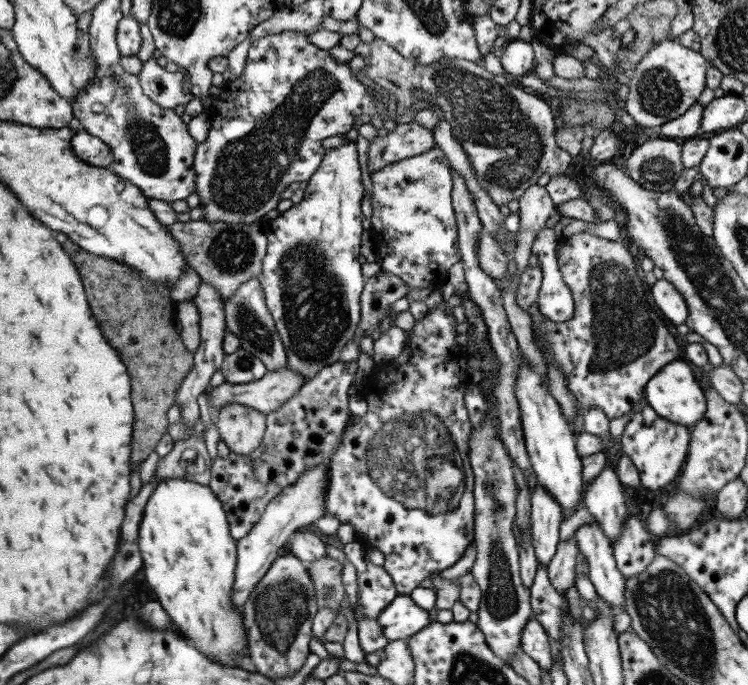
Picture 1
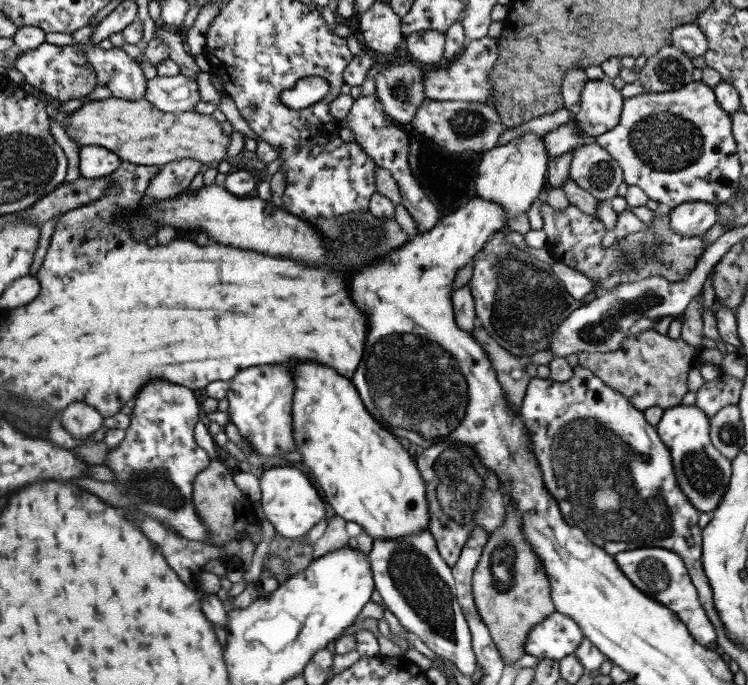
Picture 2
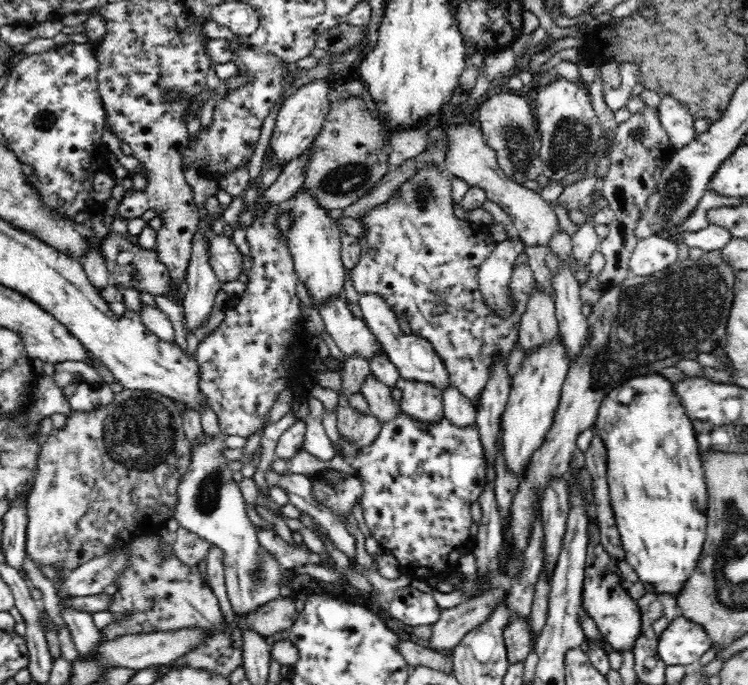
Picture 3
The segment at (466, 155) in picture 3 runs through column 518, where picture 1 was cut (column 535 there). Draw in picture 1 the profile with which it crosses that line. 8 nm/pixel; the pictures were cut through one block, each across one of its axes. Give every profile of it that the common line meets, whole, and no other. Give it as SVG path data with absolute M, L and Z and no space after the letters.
M539 185L528 186L518 198L519 226L518 230L534 230L539 232L544 228L545 221L556 212L547 191Z

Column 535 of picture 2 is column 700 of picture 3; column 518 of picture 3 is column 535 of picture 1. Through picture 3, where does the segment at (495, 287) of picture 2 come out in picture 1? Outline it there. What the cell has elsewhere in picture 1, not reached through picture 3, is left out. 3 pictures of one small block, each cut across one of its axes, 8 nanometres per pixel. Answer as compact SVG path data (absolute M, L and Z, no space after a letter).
M535 483L530 494L531 547L539 566L546 568L557 550L559 523L562 508L539 483Z

